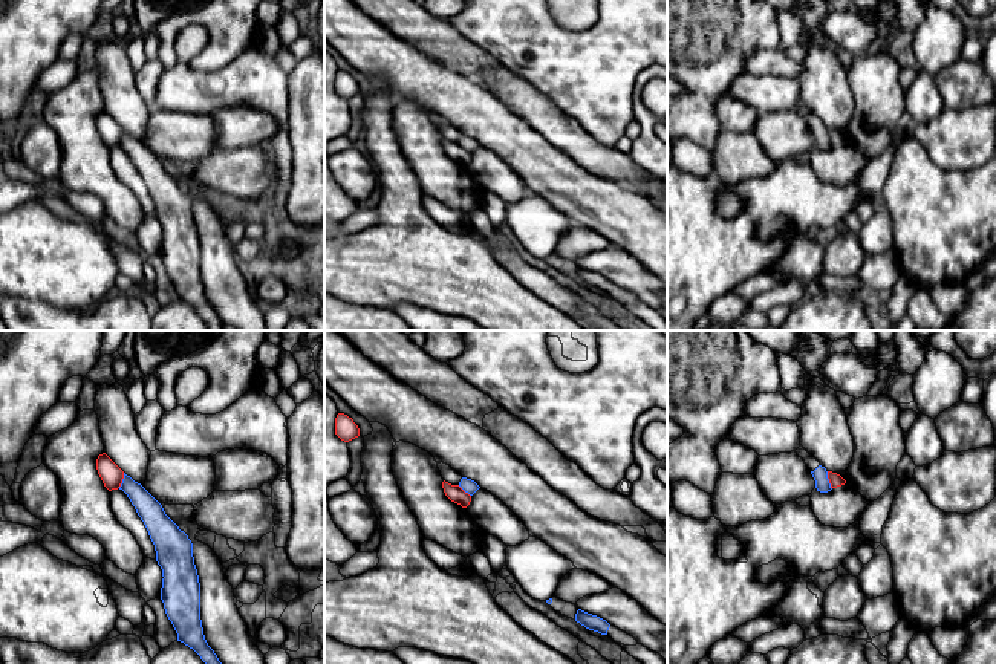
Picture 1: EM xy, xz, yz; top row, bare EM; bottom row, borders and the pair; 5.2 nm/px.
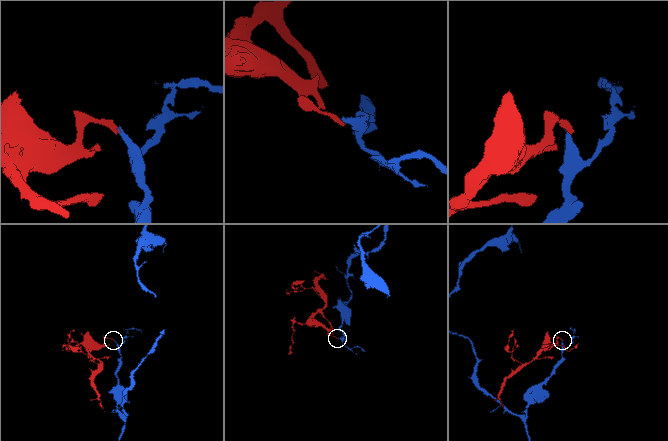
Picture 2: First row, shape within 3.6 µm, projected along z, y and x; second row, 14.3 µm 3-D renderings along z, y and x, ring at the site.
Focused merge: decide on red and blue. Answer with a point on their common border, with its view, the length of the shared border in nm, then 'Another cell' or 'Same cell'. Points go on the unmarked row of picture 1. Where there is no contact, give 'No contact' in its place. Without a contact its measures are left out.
Touches red at yz (830, 138). Shared border 100 nm. Another cell

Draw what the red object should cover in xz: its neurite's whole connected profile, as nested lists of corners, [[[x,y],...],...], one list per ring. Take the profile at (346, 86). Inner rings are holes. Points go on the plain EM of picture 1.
[[[338,70],[337,75],[335,75],[335,92],[341,98],[349,99],[349,98],[352,98],[352,96],[360,93],[360,86],[353,80],[352,75],[349,75],[344,70]]]

